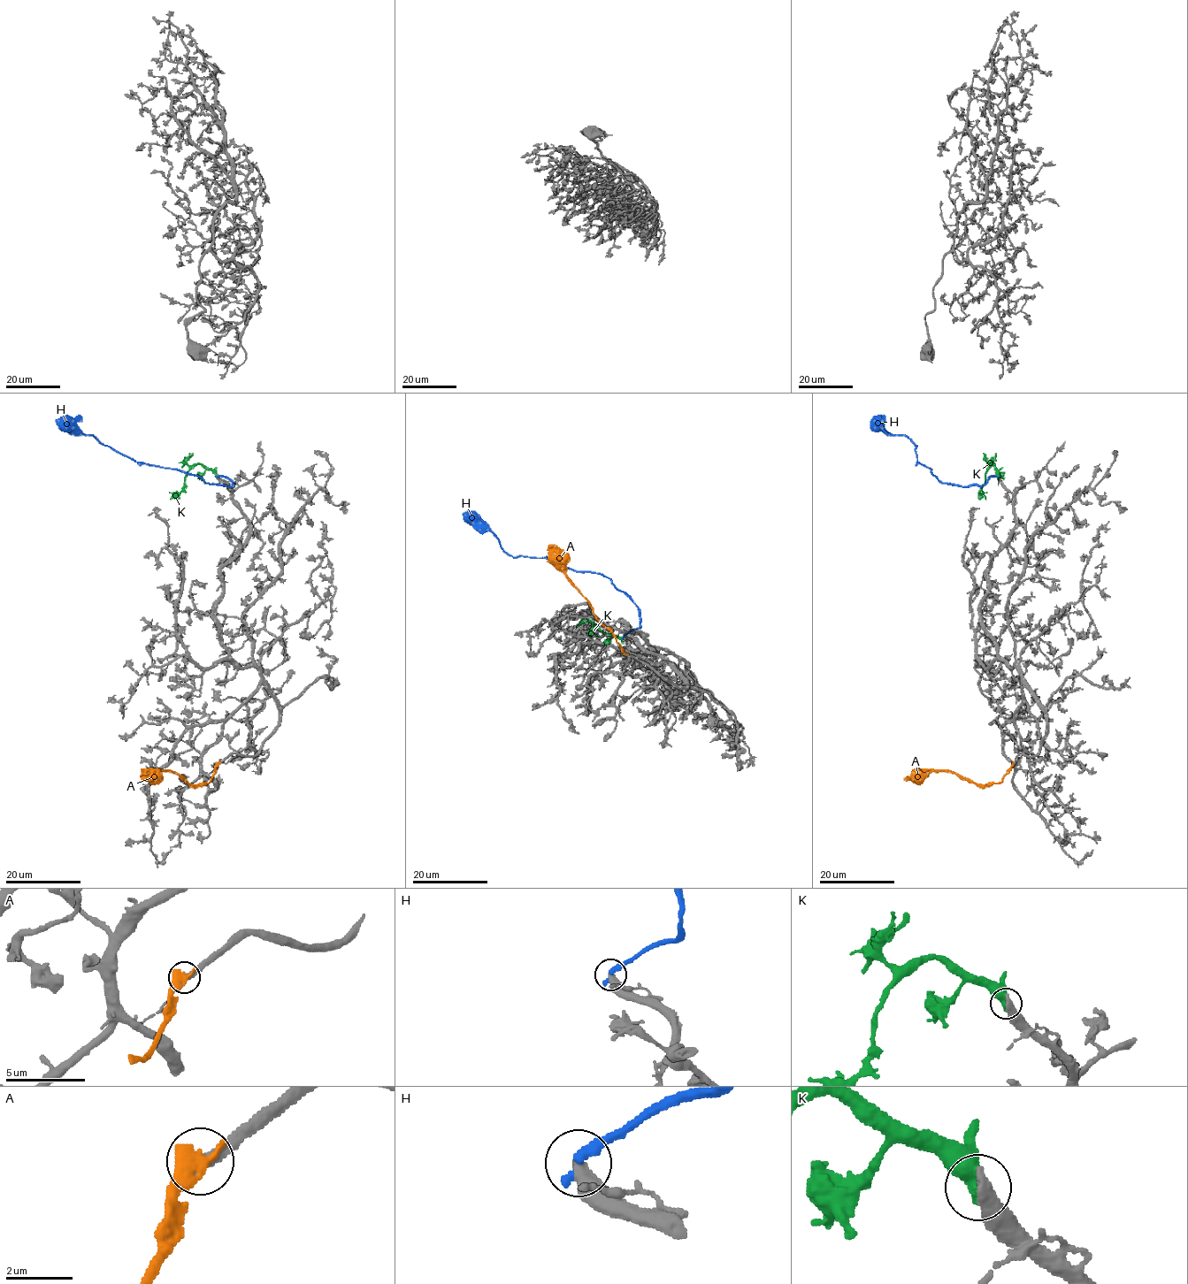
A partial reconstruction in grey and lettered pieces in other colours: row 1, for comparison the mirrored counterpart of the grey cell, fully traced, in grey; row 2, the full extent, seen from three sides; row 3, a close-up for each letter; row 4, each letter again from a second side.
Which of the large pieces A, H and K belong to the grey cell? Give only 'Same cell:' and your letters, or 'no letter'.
Same cell: K

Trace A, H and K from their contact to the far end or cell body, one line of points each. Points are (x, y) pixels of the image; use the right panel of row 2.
A: (1013, 764), (998, 783), (978, 784), (961, 779), (953, 772), (931, 771), (925, 776), (904, 779)
H: (995, 476), (982, 485), (940, 481), (917, 462), (915, 446), (908, 437), (876, 430), (873, 419)
K: (997, 475), (993, 464), (985, 472), (984, 485), (980, 491), (985, 500)

